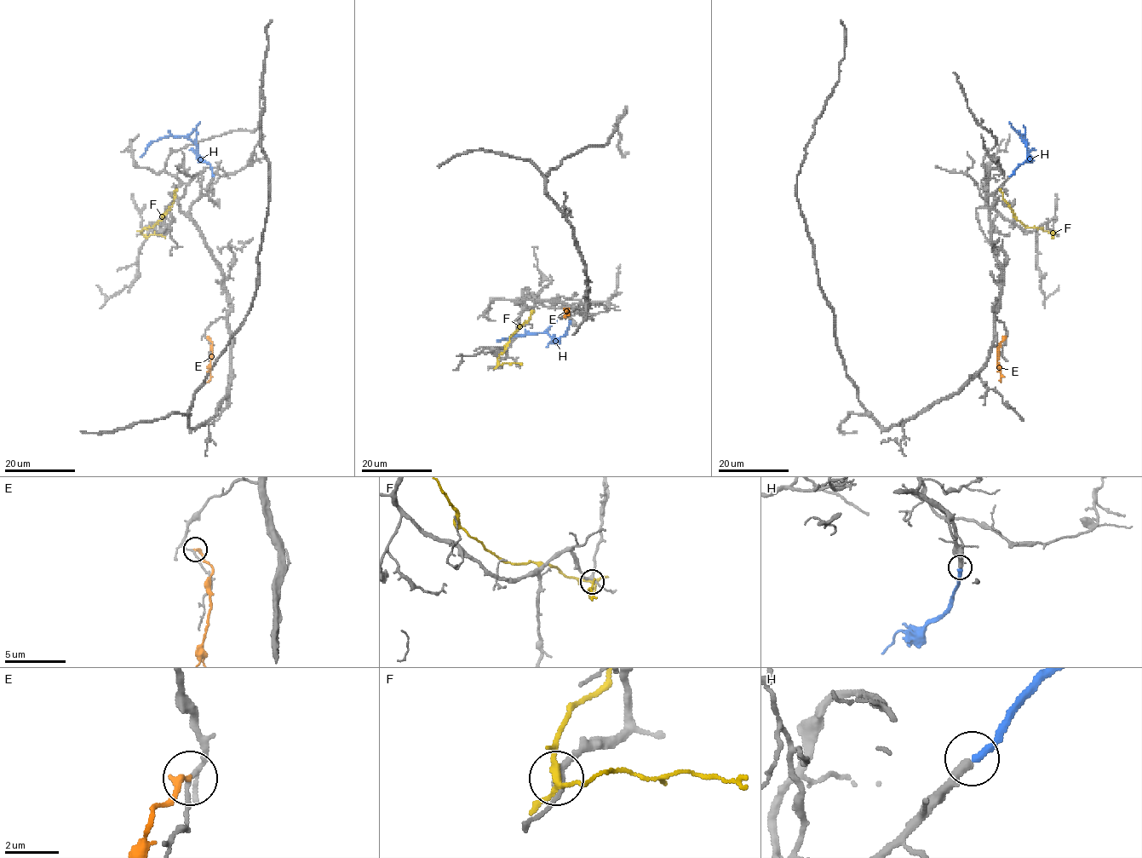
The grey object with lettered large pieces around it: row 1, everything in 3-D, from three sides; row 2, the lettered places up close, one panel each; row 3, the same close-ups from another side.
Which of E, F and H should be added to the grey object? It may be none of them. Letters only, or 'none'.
H

